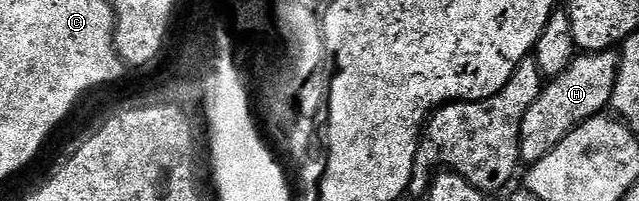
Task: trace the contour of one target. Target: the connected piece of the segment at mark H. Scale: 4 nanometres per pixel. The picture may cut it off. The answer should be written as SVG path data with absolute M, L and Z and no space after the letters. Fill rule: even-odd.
M614 49L578 53L568 65L568 69L564 69L564 73L553 76L543 86L540 97L532 101L532 109L524 113L520 156L523 164L540 161L540 157L551 151L573 127L580 126L593 115L603 114L611 106L618 80L619 62L619 52Z

